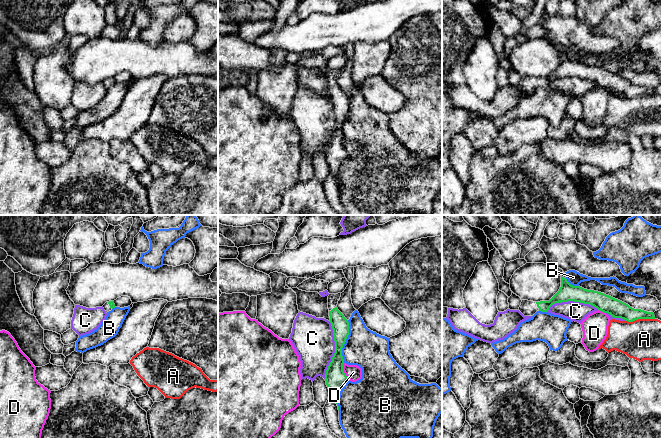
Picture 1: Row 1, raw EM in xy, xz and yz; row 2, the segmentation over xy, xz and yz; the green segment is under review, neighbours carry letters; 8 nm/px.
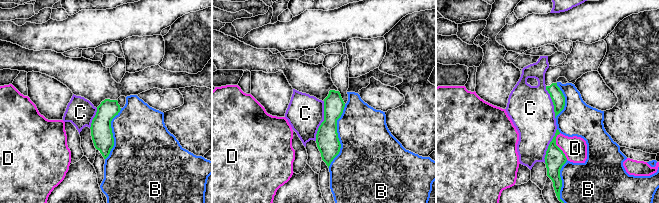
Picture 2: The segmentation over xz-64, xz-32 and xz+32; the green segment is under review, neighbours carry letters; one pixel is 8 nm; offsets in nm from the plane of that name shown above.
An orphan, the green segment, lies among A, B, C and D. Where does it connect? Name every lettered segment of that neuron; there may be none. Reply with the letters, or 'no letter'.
no letter

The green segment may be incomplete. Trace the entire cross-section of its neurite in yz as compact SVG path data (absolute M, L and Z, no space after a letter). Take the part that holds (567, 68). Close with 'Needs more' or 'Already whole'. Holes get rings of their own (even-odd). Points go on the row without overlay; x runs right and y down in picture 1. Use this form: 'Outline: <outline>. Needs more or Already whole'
Outline: M561 53L561 63L559 67L549 77L533 78L522 76L519 87L524 92L533 92L537 87L548 88L552 81L568 77L592 81L598 86L610 90L614 94L621 94L628 98L633 98L638 95L655 95L653 88L634 85L628 80L604 69L587 66L580 62L573 62L564 53Z. Needs more

